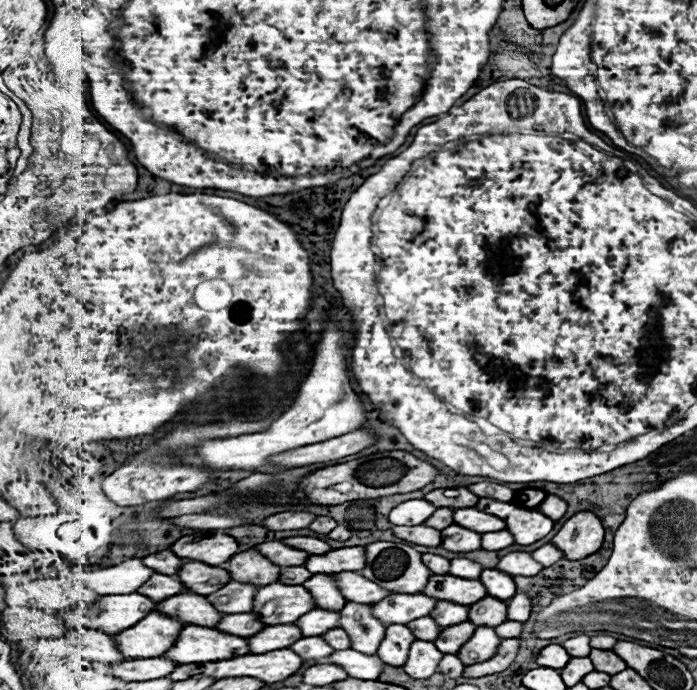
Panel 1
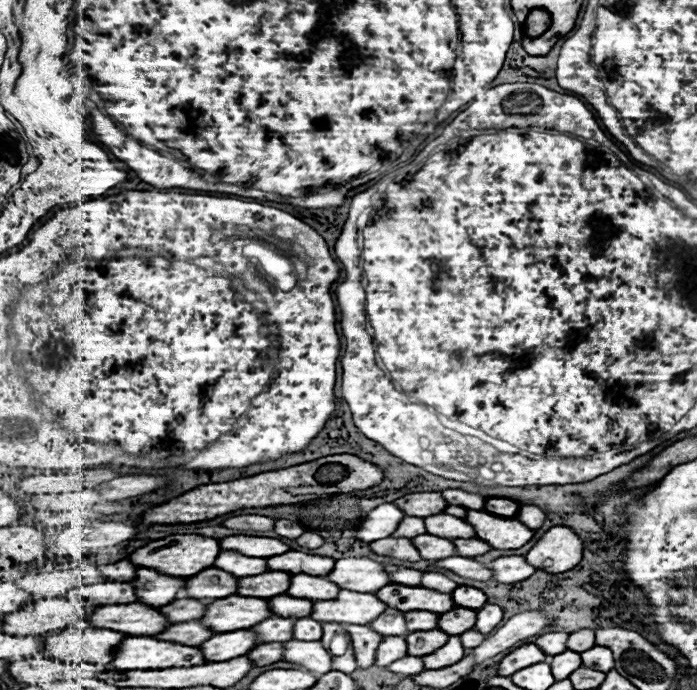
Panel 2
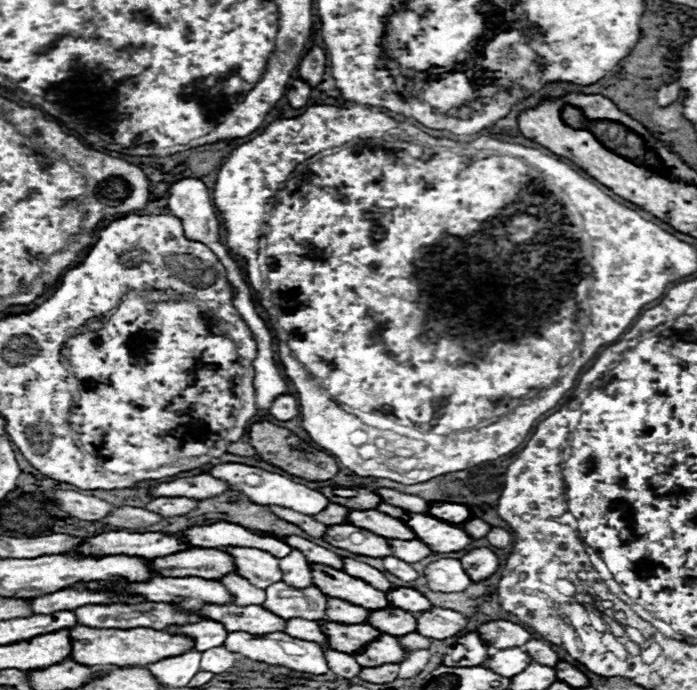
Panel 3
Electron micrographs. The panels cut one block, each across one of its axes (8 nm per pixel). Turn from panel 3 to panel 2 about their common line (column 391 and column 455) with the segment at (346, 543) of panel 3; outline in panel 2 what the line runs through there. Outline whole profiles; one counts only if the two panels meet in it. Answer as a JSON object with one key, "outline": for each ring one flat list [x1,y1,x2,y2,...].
{"outline":[[420,534,414,538,416,548,420,550,424,560,442,560,448,556,456,556,456,546,448,538,432,536,432,534]]}

